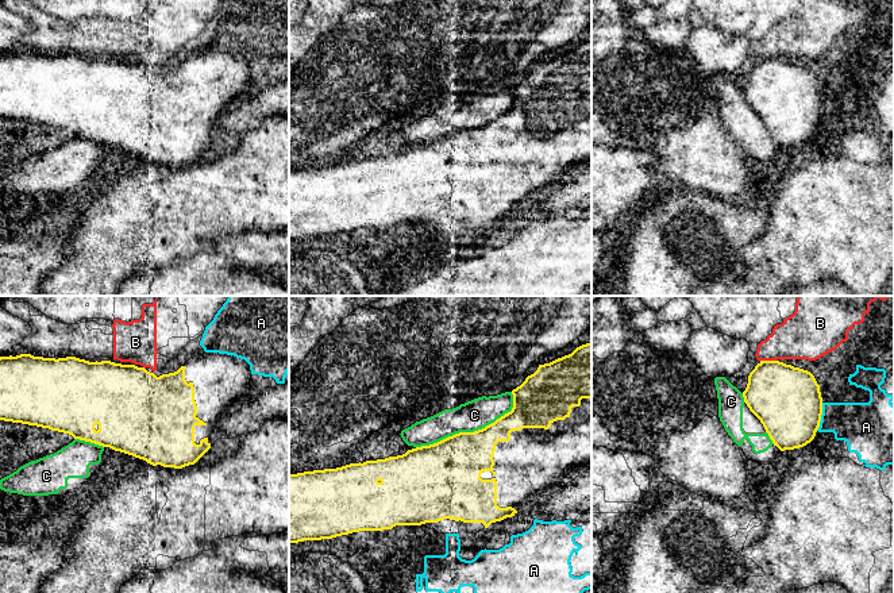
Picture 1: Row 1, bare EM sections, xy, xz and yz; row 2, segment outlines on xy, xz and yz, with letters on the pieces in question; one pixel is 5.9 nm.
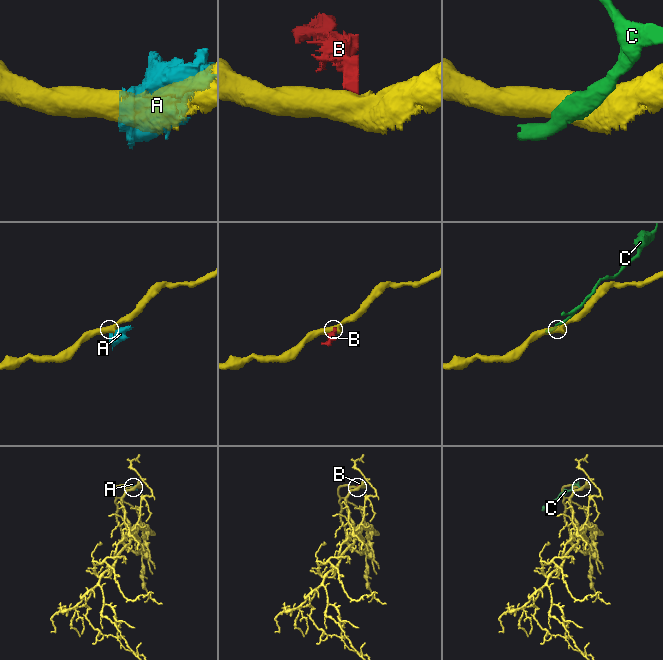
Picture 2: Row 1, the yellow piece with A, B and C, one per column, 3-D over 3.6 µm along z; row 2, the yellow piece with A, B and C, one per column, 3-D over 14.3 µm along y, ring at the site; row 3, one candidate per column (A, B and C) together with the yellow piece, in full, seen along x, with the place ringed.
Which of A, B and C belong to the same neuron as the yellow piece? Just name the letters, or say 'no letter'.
no letter

